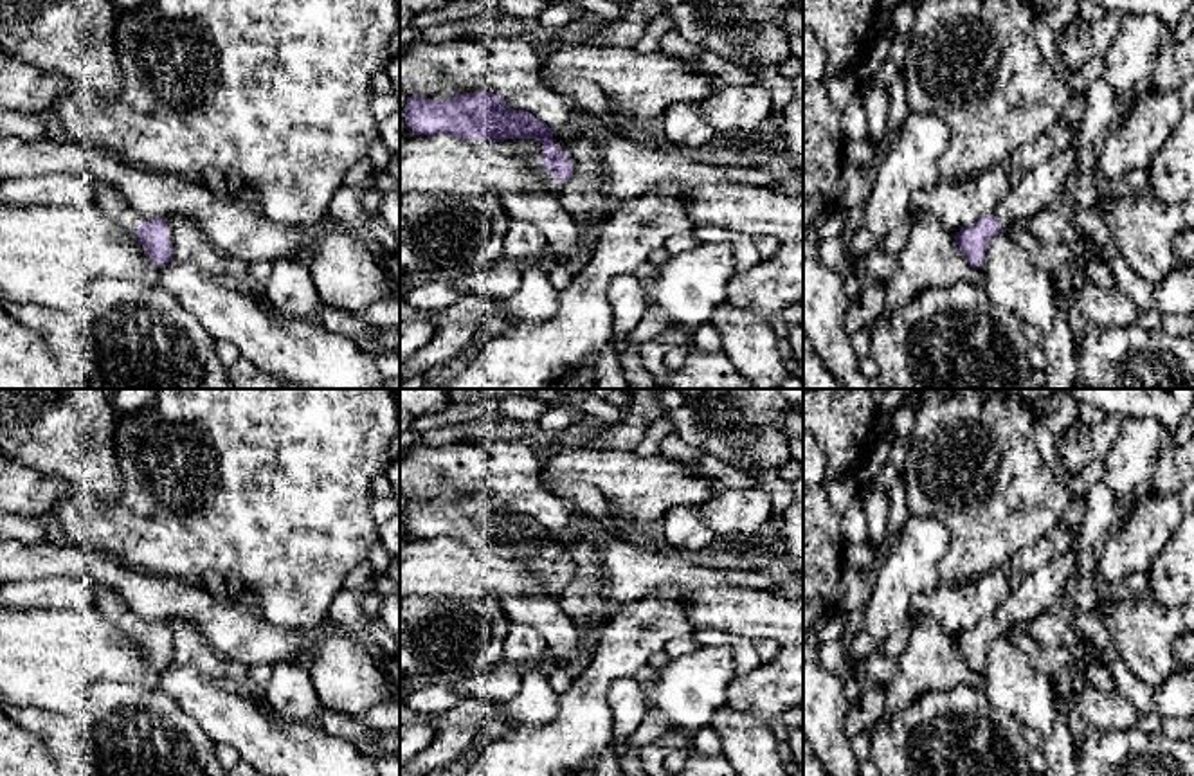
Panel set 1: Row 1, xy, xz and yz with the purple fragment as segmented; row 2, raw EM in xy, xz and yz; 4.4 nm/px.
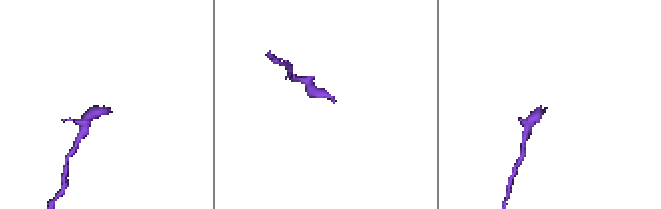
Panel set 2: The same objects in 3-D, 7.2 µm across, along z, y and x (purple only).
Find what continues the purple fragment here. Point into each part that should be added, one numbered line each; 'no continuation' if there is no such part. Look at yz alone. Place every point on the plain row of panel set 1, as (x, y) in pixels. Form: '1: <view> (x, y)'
1: yz (1032, 595)

